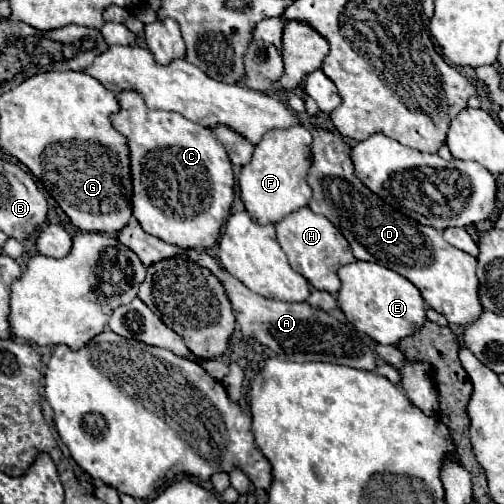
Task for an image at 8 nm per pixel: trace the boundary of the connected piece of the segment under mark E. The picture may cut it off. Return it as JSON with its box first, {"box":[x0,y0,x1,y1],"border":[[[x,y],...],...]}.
{"box":[338,261,426,345],"border":[[[354,261],[338,269],[342,283],[338,305],[346,319],[360,331],[382,345],[396,345],[400,339],[414,335],[426,321],[426,303],[420,291],[402,275],[370,261]]]}

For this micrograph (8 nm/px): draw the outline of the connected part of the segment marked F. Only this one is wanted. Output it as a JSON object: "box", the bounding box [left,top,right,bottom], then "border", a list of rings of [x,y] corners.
{"box":[238,125,312,223],"border":[[[296,125],[288,131],[268,131],[268,135],[264,135],[264,139],[256,145],[250,165],[244,165],[238,177],[240,199],[256,223],[278,223],[280,219],[308,205],[312,195],[306,183],[306,173],[310,167],[310,143],[312,135]]]}

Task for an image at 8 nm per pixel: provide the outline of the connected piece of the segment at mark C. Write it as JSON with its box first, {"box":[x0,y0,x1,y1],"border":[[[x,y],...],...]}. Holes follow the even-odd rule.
{"box":[110,91,234,249],"border":[[[120,91],[118,95],[120,111],[110,117],[112,127],[126,137],[126,145],[130,149],[130,175],[132,175],[132,213],[140,227],[180,249],[210,249],[224,221],[226,211],[234,201],[234,171],[232,163],[208,127],[200,127],[200,123],[184,119],[174,111],[152,111],[146,107],[144,99],[136,91]],[[186,211],[200,211],[194,217],[186,217]]]}

